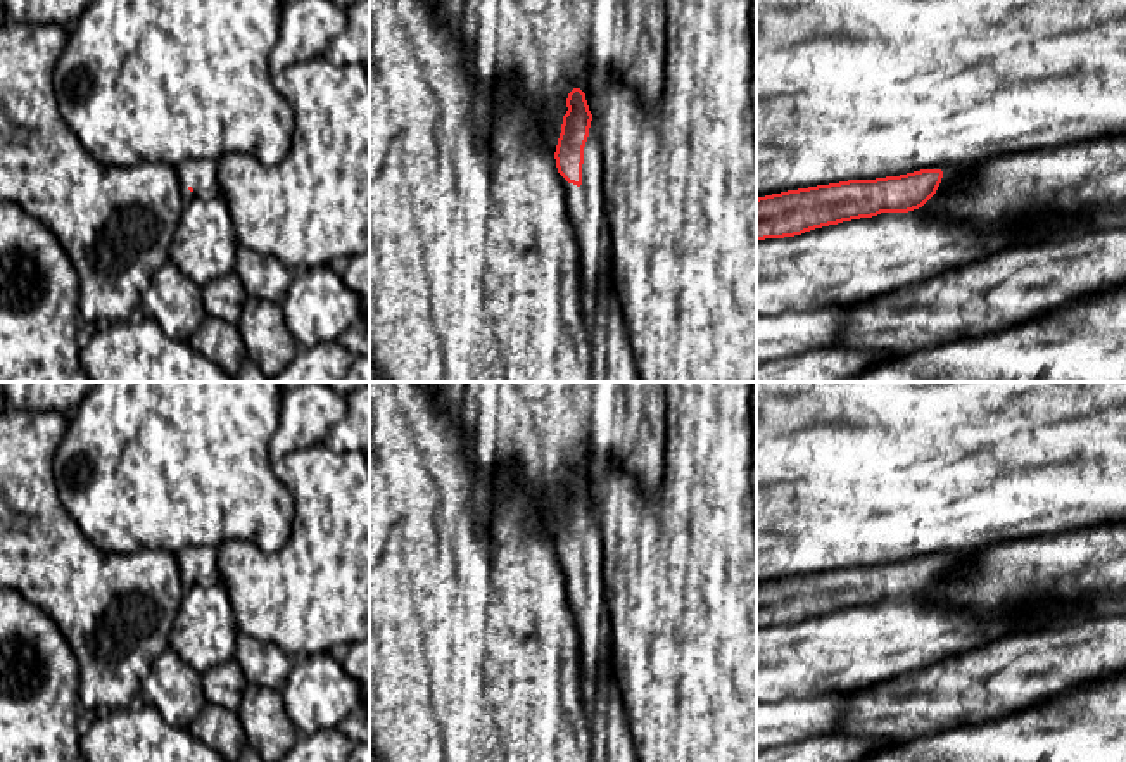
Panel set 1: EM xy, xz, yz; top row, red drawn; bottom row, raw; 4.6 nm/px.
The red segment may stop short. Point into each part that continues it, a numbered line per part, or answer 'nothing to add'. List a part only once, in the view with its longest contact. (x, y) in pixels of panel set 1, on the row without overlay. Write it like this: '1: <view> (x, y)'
1: xz (586, 596)

